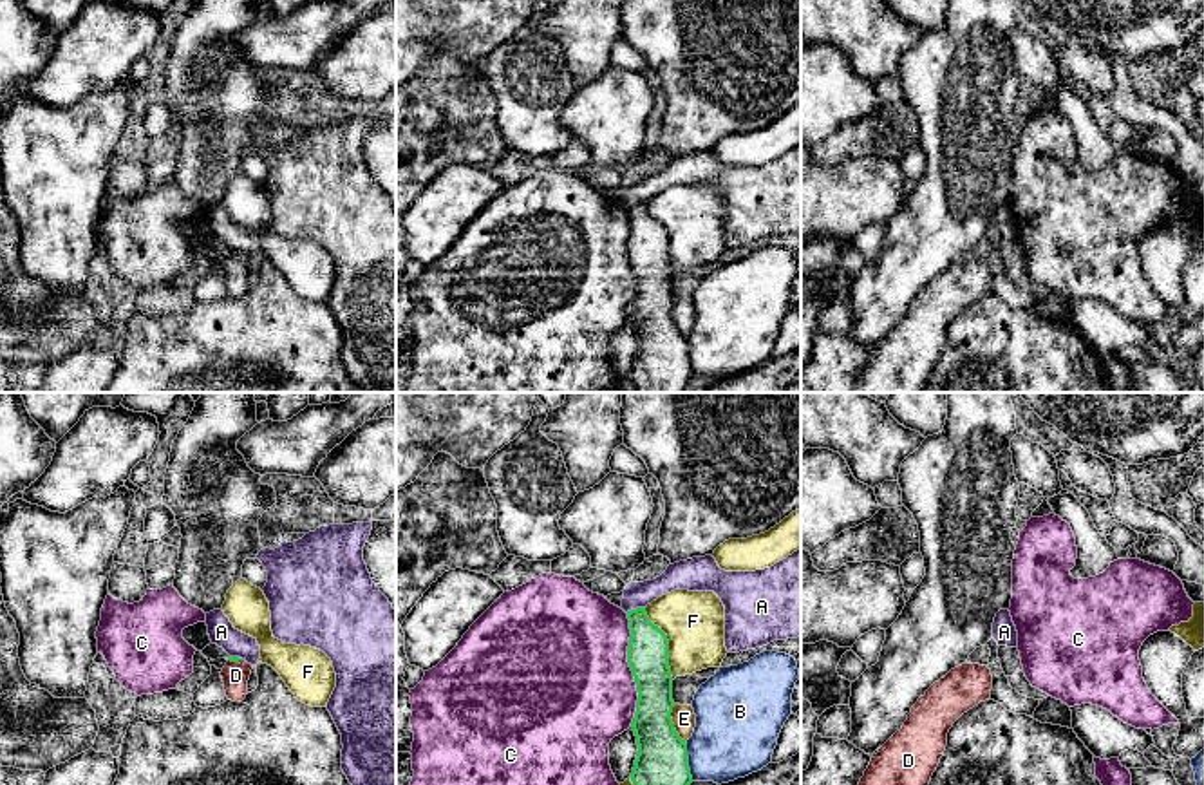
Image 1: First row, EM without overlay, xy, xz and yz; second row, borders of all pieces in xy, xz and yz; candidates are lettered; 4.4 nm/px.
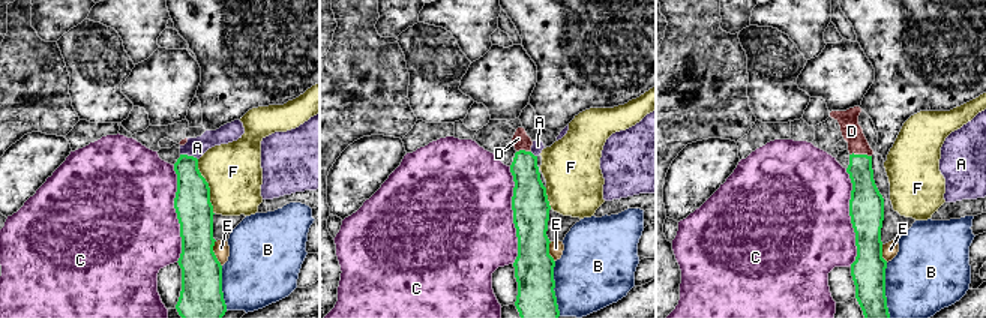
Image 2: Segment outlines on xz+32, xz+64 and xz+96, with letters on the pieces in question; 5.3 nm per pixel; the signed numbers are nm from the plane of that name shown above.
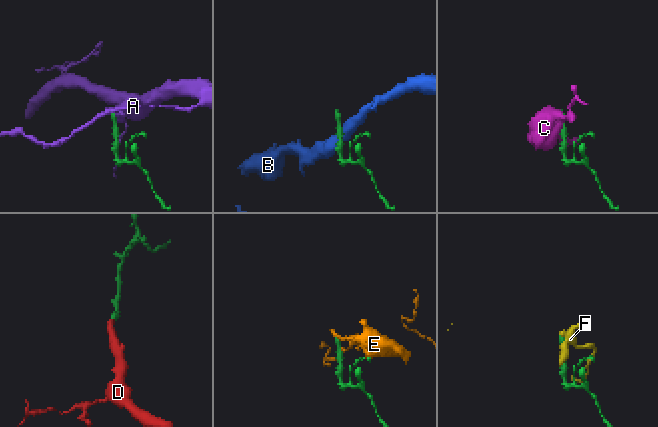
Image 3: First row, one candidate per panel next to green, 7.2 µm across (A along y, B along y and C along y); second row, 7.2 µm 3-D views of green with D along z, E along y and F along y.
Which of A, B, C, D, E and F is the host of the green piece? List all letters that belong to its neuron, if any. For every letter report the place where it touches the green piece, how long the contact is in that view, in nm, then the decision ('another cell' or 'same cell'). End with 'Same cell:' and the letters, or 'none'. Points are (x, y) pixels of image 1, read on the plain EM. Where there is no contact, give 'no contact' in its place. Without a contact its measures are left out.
A: contact xz (637, 203); length 90 nm; another cell
B: contact xz (687, 357); length 180 nm; another cell
C: contact xz (631, 264); length 500 nm; another cell
D: contact xy (235, 255); length 60 nm; same cell
E: contact xz (673, 319); length 180 nm; another cell
F: contact xz (667, 239); length 340 nm; another cell
Same cell: D

